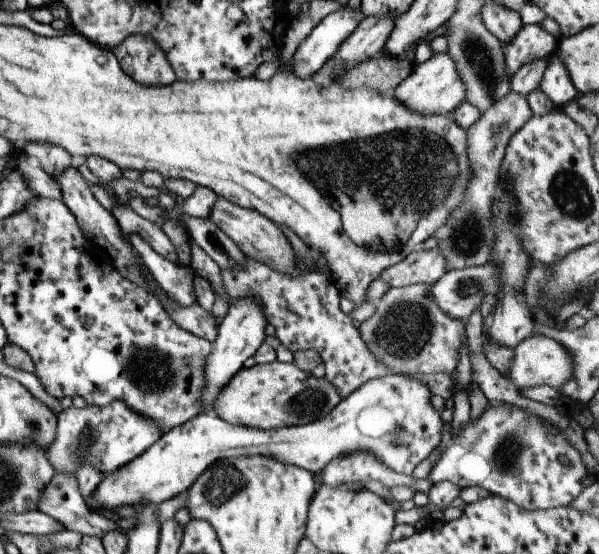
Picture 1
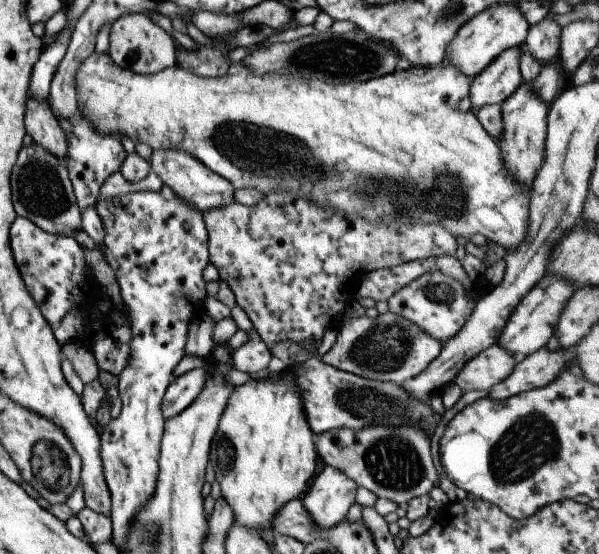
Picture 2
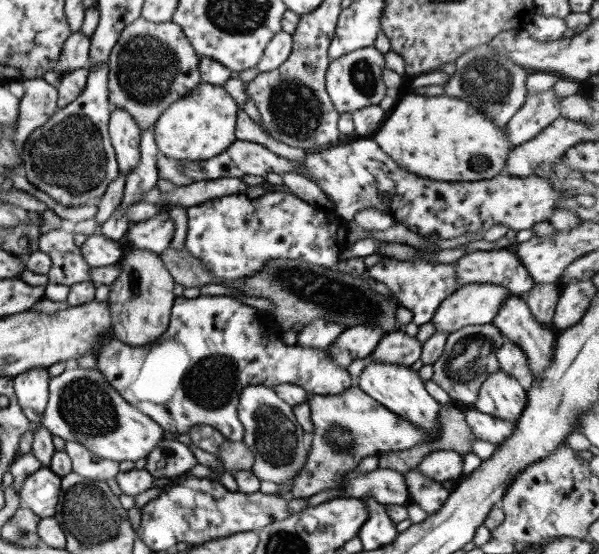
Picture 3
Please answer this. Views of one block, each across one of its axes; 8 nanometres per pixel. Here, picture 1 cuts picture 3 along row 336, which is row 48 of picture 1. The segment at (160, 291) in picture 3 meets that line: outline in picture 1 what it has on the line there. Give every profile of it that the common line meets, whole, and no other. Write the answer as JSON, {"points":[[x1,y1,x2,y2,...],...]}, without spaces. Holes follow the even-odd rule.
{"points":[[143,35,128,36,112,48,122,71,133,82,146,87,163,87,175,82,174,70,162,50]]}

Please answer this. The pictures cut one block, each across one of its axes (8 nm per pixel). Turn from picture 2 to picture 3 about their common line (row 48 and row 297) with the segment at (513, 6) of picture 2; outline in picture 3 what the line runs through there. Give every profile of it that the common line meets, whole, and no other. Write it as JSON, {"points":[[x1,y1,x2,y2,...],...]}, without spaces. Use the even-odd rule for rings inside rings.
{"points":[[487,281,464,284,439,303,429,323,434,326,435,331,446,332,447,335,465,326,491,323,498,308,509,295,513,294,510,294,506,288]]}

